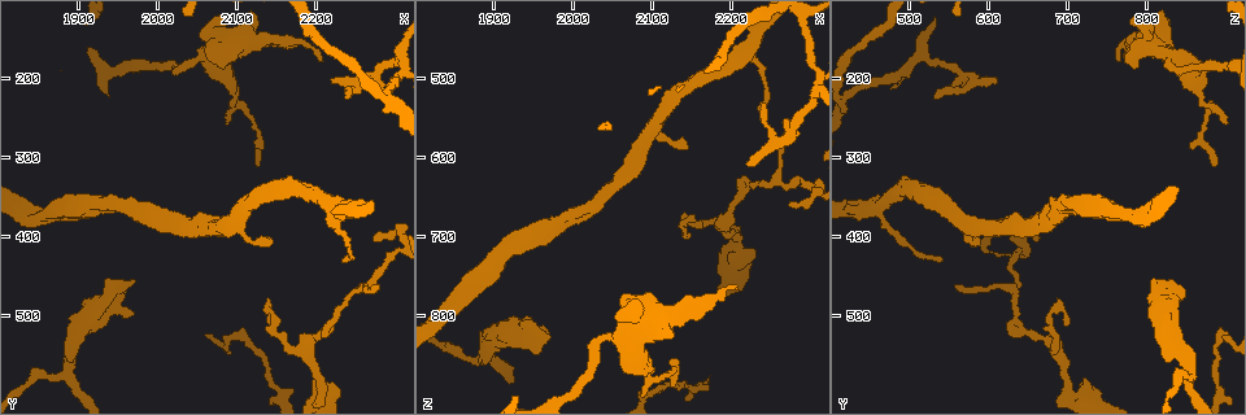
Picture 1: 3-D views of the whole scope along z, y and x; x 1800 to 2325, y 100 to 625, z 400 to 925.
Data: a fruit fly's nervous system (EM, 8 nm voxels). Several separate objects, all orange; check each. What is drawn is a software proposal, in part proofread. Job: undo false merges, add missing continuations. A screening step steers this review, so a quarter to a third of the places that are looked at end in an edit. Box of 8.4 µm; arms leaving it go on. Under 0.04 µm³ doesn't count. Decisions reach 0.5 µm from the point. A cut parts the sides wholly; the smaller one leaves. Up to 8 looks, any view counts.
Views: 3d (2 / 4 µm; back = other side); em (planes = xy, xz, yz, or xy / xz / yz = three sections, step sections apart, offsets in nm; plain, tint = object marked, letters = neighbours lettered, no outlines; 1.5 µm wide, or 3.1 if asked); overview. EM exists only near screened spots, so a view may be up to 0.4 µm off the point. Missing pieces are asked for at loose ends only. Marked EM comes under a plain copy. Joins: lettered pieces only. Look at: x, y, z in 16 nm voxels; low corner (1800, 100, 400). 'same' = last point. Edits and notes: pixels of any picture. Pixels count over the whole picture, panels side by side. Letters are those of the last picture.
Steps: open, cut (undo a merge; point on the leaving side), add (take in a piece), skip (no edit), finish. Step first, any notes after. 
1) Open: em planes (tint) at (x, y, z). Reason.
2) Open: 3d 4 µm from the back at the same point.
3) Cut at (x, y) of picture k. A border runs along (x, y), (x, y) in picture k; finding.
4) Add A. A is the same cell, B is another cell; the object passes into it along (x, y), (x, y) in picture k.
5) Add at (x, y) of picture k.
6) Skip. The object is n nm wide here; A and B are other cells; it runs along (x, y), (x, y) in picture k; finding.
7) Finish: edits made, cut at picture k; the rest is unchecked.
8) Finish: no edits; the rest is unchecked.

Open: 3d 2 µm from the back at (2225, 205, 610). An open end.

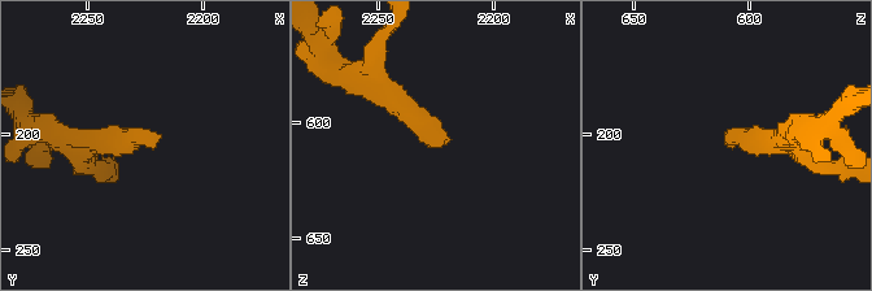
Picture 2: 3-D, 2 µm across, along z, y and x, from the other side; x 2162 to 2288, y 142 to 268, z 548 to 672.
Open: em xy step 4 (tint) at (2222, 207, 609). Need the tissue.

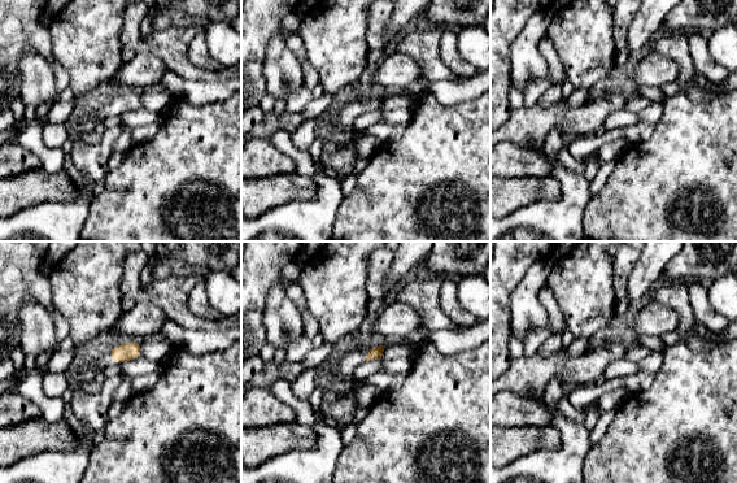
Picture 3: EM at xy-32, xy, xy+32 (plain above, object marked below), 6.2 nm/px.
Open: em yz step 4 (letters) at the same point. Cut it another way.

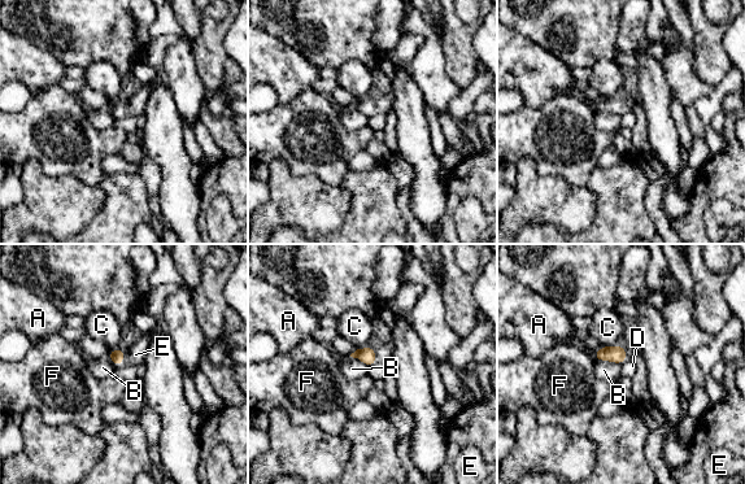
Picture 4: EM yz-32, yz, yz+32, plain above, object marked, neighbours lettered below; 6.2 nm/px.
Add E. E is the same cell, A, B, C, D and F are other cells; the object passes into it along (116, 356), (123, 356), (135, 354) in picture 4; it goes on there.

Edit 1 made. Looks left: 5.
Open: overview. See it whole again.

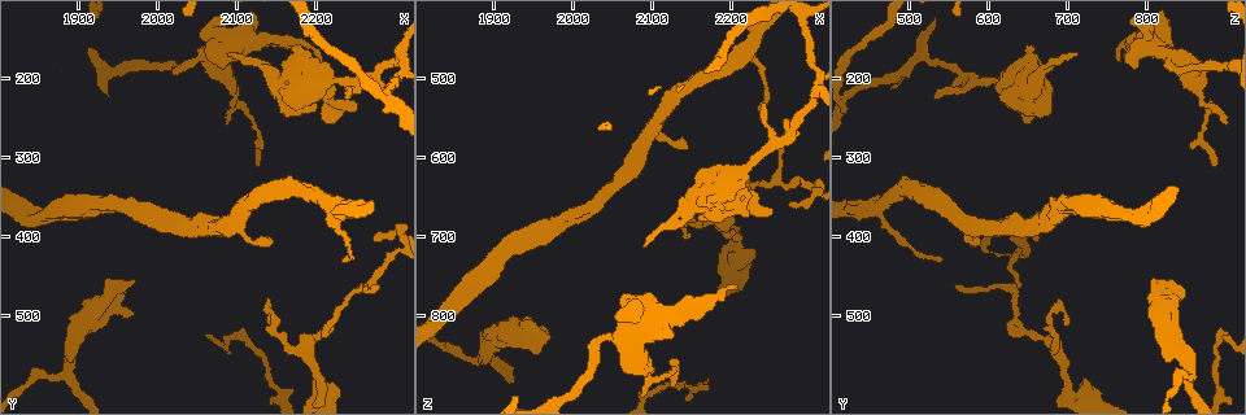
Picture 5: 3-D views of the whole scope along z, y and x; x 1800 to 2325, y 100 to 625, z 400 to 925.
Open: 3d 2 µm from the back at (2215, 510, 630). Abrupt turn.

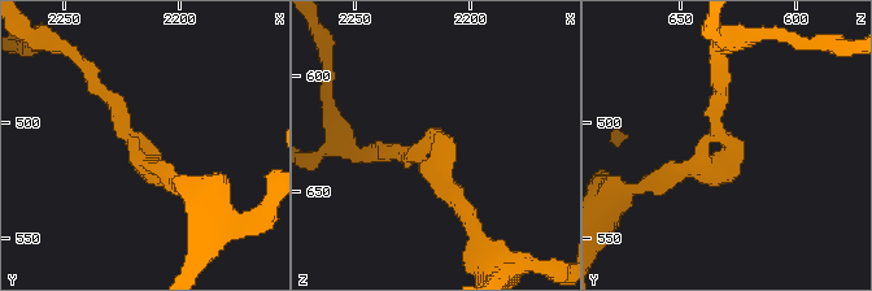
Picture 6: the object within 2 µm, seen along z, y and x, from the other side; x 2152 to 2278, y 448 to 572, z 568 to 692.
Open: em planes (letters) at (2215, 512, 630). Need the tissue.

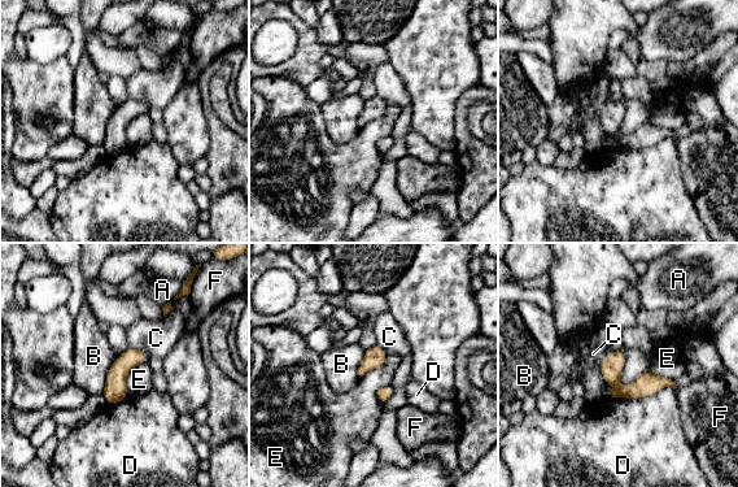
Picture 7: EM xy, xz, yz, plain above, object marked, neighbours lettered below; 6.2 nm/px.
Skip. A, B, C, D, E and F are other cells; a border runs along (671, 379), (642, 372), (606, 383) in picture 7; continuous, no second neuron.

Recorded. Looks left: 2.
Open: em planes (tint) at (1935, 485, 825). Sudden change in width.

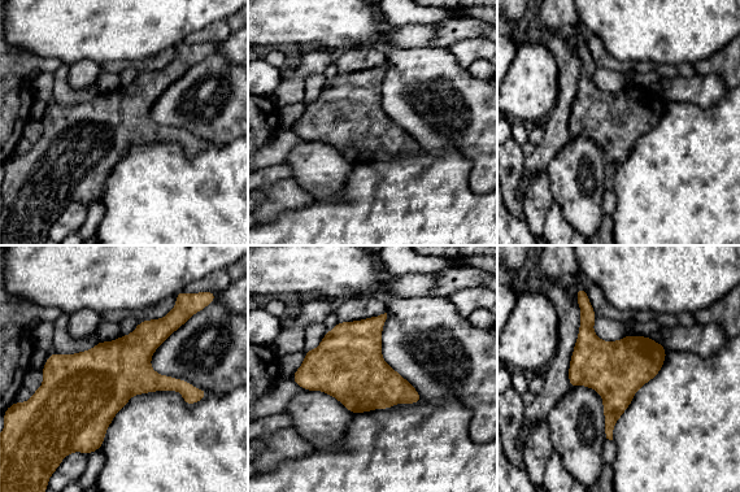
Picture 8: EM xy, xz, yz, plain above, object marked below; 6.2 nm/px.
Open: em planes (letters) at the same point. What lies round it.

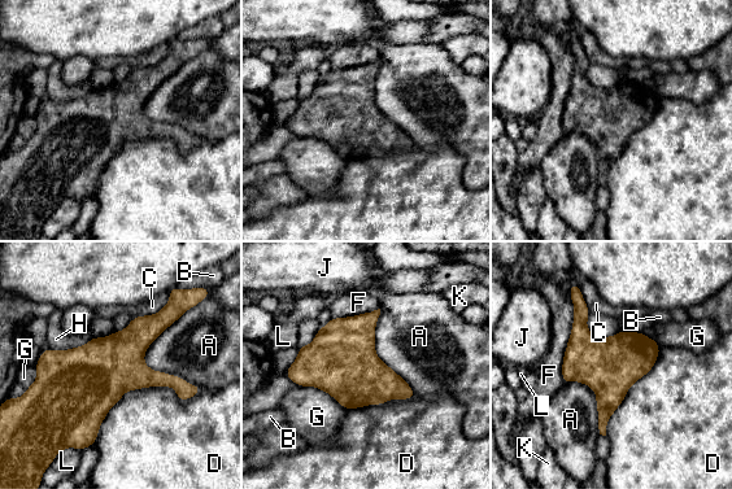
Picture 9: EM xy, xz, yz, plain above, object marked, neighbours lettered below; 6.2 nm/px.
Skip. The object is 360 nm wide here; A, B, C, D, F, G, H, J, K and L are other cells; a border runs along (187, 309), (144, 362), (201, 387) in picture 9; all the same neuron.

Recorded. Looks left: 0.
Finish: edits made, add at picture 4; the rest is unchecked.

